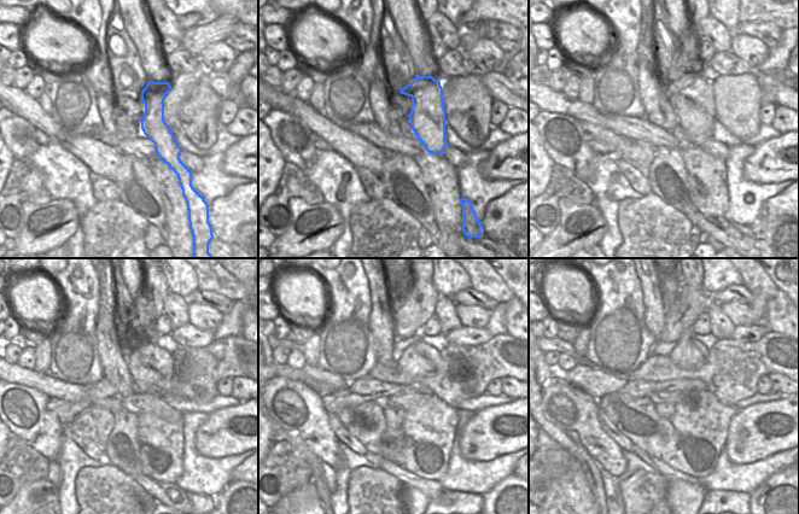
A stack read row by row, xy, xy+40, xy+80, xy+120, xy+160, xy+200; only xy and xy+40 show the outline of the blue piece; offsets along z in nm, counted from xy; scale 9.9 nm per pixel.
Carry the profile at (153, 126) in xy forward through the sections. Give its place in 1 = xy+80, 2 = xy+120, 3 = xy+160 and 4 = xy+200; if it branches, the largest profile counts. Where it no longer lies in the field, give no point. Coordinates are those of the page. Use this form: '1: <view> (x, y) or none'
1: xy+80 (690, 95)
2: xy+120 (149, 364)
3: xy+160 (419, 360)
4: xy+200 (688, 354)

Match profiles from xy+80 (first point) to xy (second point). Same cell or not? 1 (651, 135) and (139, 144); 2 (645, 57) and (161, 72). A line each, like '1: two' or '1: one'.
1: one
2: two

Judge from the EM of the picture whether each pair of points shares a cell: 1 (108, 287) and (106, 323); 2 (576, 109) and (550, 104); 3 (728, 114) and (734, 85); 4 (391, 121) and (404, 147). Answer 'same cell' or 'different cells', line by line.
1: same cell
2: same cell
3: same cell
4: different cells

